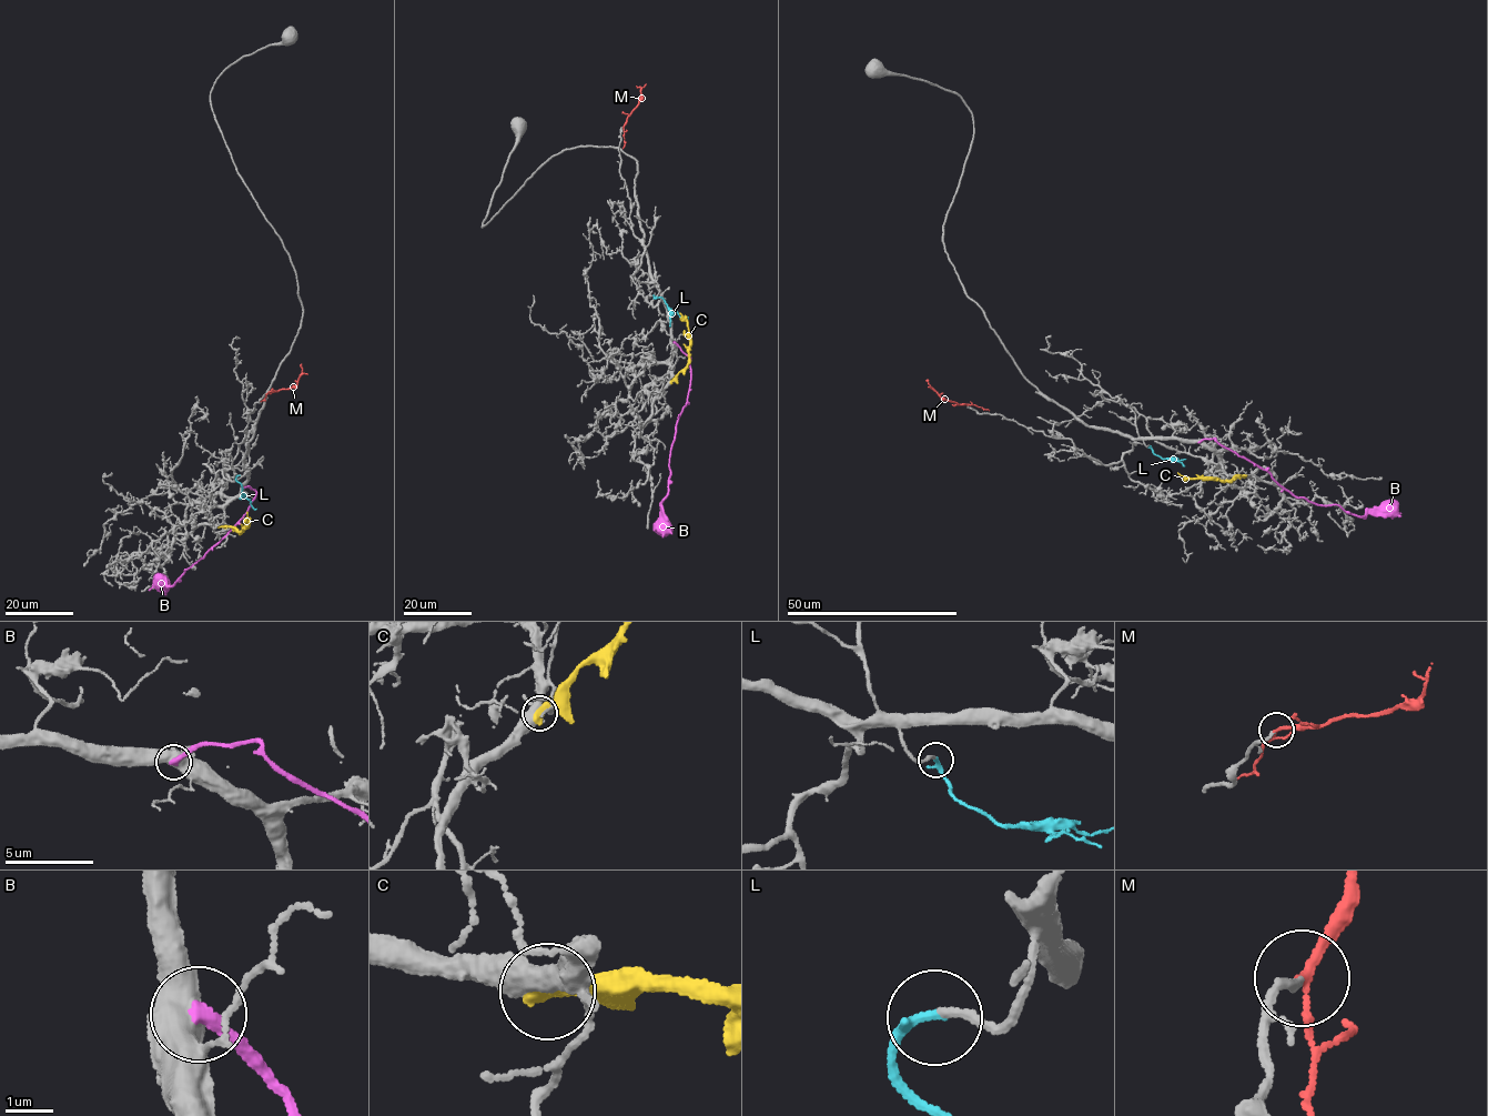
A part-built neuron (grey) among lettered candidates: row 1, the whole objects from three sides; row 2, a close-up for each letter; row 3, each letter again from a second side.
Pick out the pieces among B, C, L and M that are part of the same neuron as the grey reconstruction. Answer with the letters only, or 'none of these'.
L, M

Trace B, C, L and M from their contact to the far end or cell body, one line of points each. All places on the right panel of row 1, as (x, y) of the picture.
B: (1198, 442), (1214, 438), (1267, 469), (1278, 484), (1295, 495), (1315, 504), (1336, 504), (1364, 516), (1397, 503)
C: (1243, 476), (1236, 474), (1230, 480), (1186, 479), (1177, 472)
L: (1150, 445), (1154, 454), (1182, 465)
M: (967, 404), (942, 399), (927, 380)

